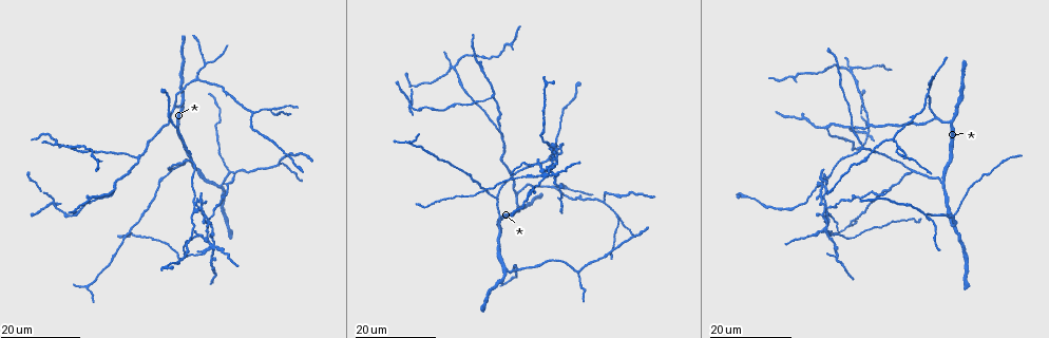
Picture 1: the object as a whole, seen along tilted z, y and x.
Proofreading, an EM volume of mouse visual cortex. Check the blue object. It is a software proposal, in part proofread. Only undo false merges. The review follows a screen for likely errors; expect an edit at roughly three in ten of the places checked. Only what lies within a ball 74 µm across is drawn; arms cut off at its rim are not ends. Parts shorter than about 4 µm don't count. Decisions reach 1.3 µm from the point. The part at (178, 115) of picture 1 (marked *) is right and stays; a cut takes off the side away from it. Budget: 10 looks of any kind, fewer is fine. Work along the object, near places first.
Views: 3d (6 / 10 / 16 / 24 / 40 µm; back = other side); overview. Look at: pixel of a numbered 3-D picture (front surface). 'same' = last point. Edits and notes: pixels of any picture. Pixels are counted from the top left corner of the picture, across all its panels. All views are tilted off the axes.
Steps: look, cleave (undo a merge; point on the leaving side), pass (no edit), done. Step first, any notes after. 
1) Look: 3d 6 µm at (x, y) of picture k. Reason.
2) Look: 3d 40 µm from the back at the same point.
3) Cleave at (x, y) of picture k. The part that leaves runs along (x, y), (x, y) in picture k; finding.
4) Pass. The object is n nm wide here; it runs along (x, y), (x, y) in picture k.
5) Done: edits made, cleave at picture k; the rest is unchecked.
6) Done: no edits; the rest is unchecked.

Look: 3d 24 µm at (176, 107) of picture 1. Arms part here.

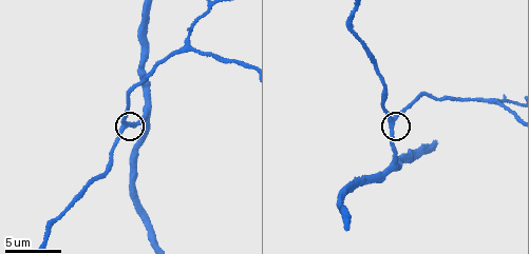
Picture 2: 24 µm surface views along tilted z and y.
Look: 3d 10 µm at (124, 126) of picture 2.

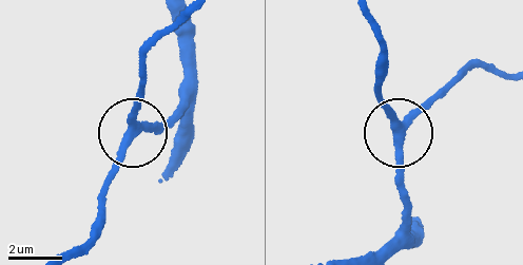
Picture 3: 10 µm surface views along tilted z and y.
Pass. The object is 290 nm wide here; it runs along (381, 248), (405, 222), (399, 128), (434, 97) in picture 3; all the same neuron.

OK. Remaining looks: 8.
Look: 3d 16 µm at (867, 133) of picture 1. Four or more arms meet.

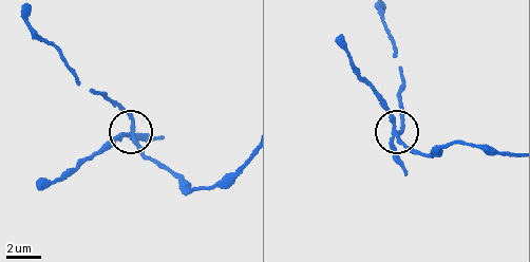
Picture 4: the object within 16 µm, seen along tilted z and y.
Look: 3d 6 µm at (128, 133) of picture 4.

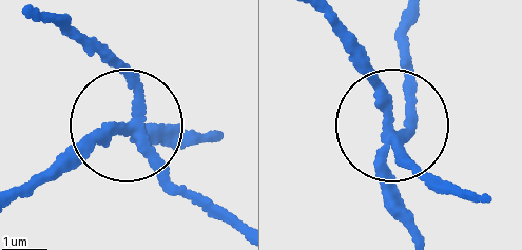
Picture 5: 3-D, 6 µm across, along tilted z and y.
Cleave at (168, 130) of picture 5. The part that leaves runs along (127, 128), (14, 196) in picture 5; two neurons meet here.

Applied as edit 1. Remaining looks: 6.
Look: 3d 24 µm at (494, 197) of picture 1.

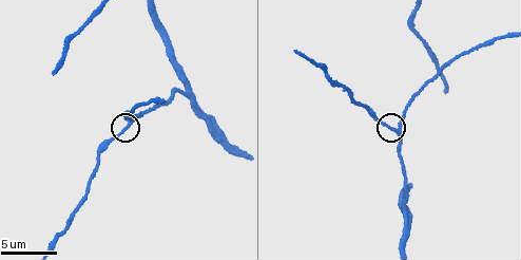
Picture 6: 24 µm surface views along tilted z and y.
Look: 3d 10 µm at (395, 131) of picture 6.

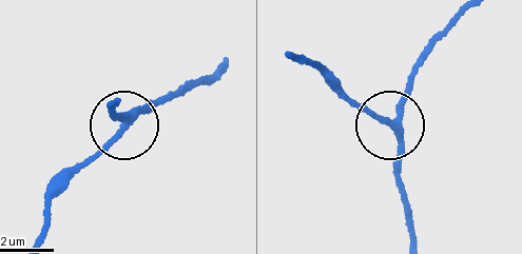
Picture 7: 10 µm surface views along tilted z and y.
Pass. The object is 230 nm wide here; continuous, no second neuron.

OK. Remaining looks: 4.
Look: 3d 16 µm at (456, 105) of picture 1. Calibre changes.

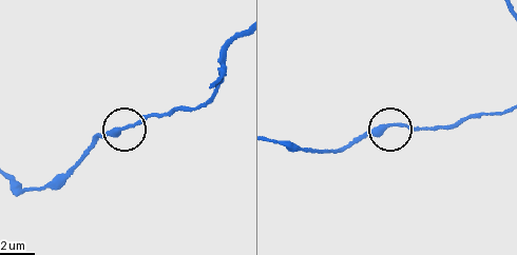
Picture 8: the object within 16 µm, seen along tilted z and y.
Look: 3d 6 µm at (123, 130) of picture 8. Closer look.

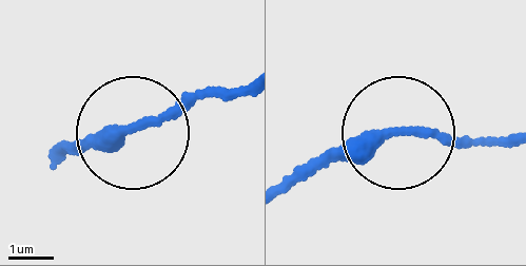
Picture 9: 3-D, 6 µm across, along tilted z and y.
Pass. It runs along (504, 135), (375, 127), (288, 189) in picture 9; one neuron here.

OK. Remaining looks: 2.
Look: 3d 24 µm at (566, 187) of picture 1. Three arms meet.

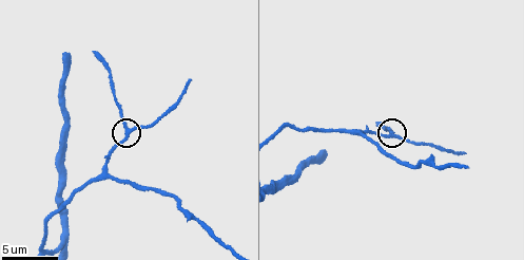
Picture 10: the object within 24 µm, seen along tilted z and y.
Look: 3d 6 µm at (393, 137) of picture 10. Zoom in.

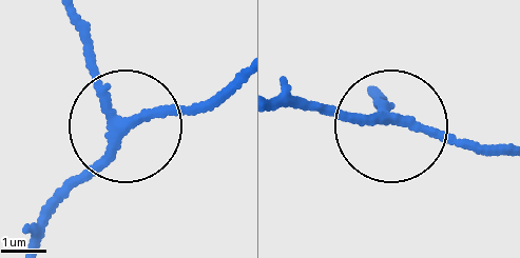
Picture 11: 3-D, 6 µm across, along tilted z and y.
Pass. The side arm is 8 µm long; it runs along (277, 100), (498, 154) in picture 11; continuous, no second neuron.

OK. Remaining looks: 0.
Done: edits made, cleave at picture 5; the rest is unchecked.

